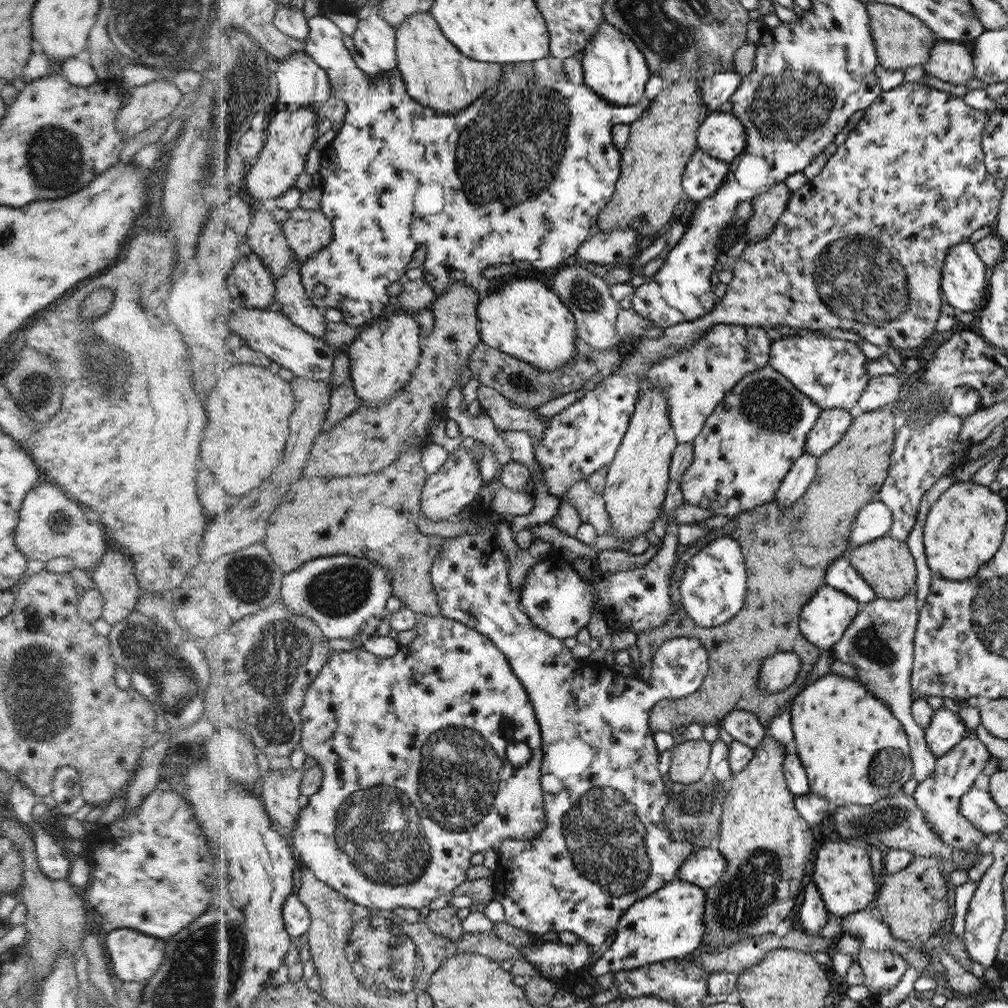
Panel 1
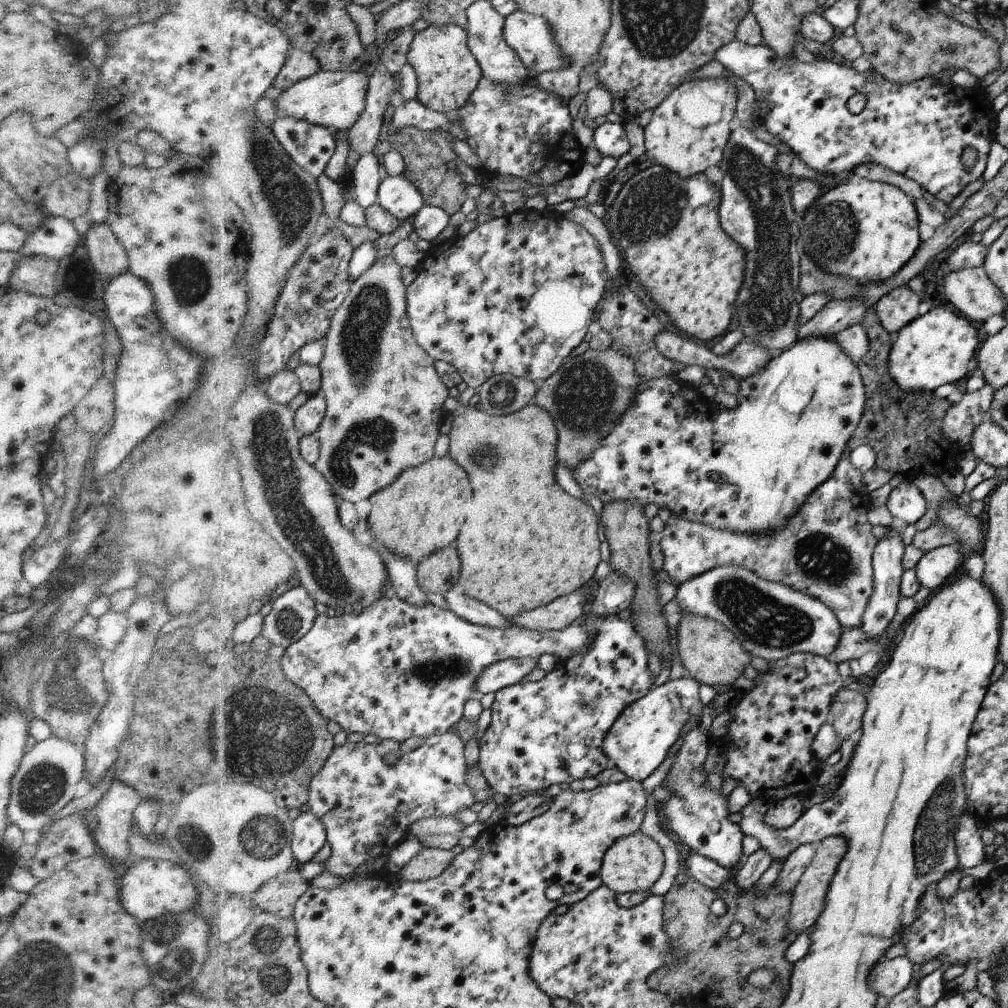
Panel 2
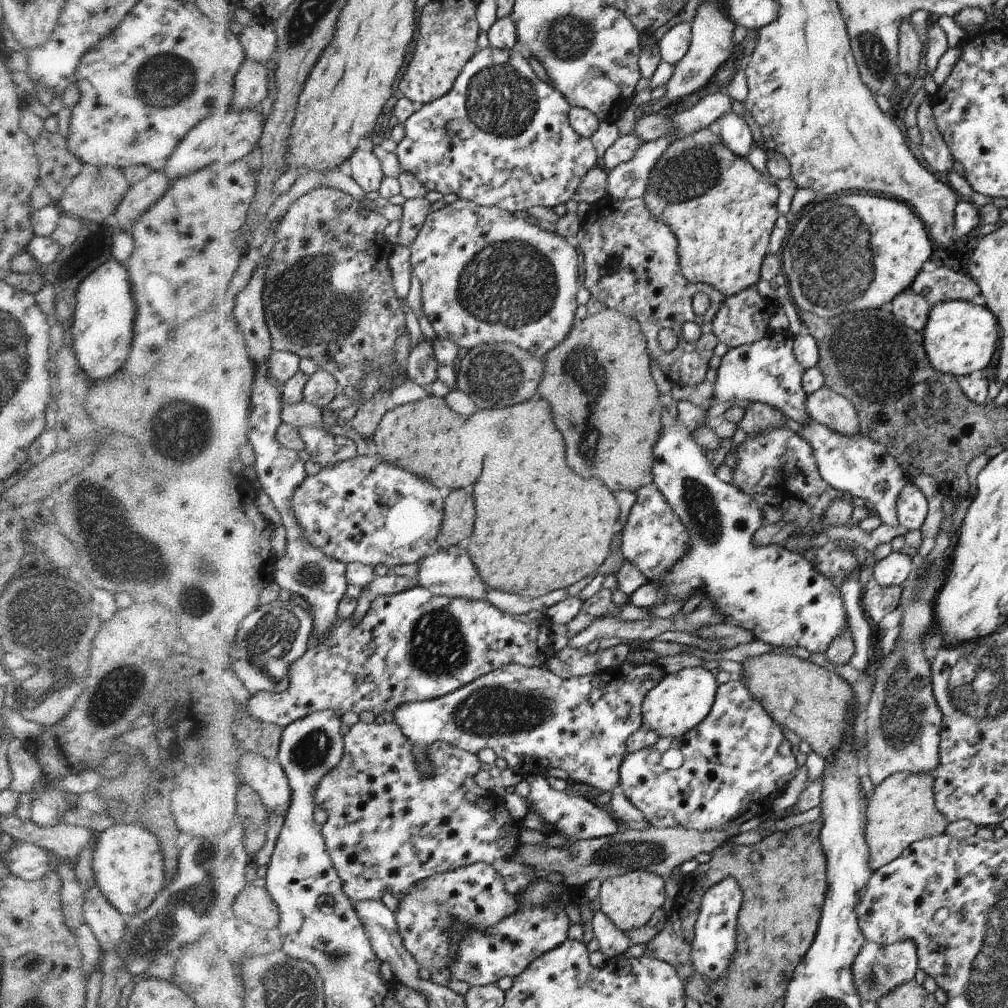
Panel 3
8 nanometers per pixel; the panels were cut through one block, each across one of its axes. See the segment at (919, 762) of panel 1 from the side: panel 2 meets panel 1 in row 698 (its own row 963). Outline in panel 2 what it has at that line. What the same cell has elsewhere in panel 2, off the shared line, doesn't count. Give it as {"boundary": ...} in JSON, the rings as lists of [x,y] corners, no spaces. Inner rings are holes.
{"boundary":[[[905,956],[894,960],[881,959],[872,968],[876,972],[876,992],[891,999],[905,990],[913,977],[913,964]]]}

